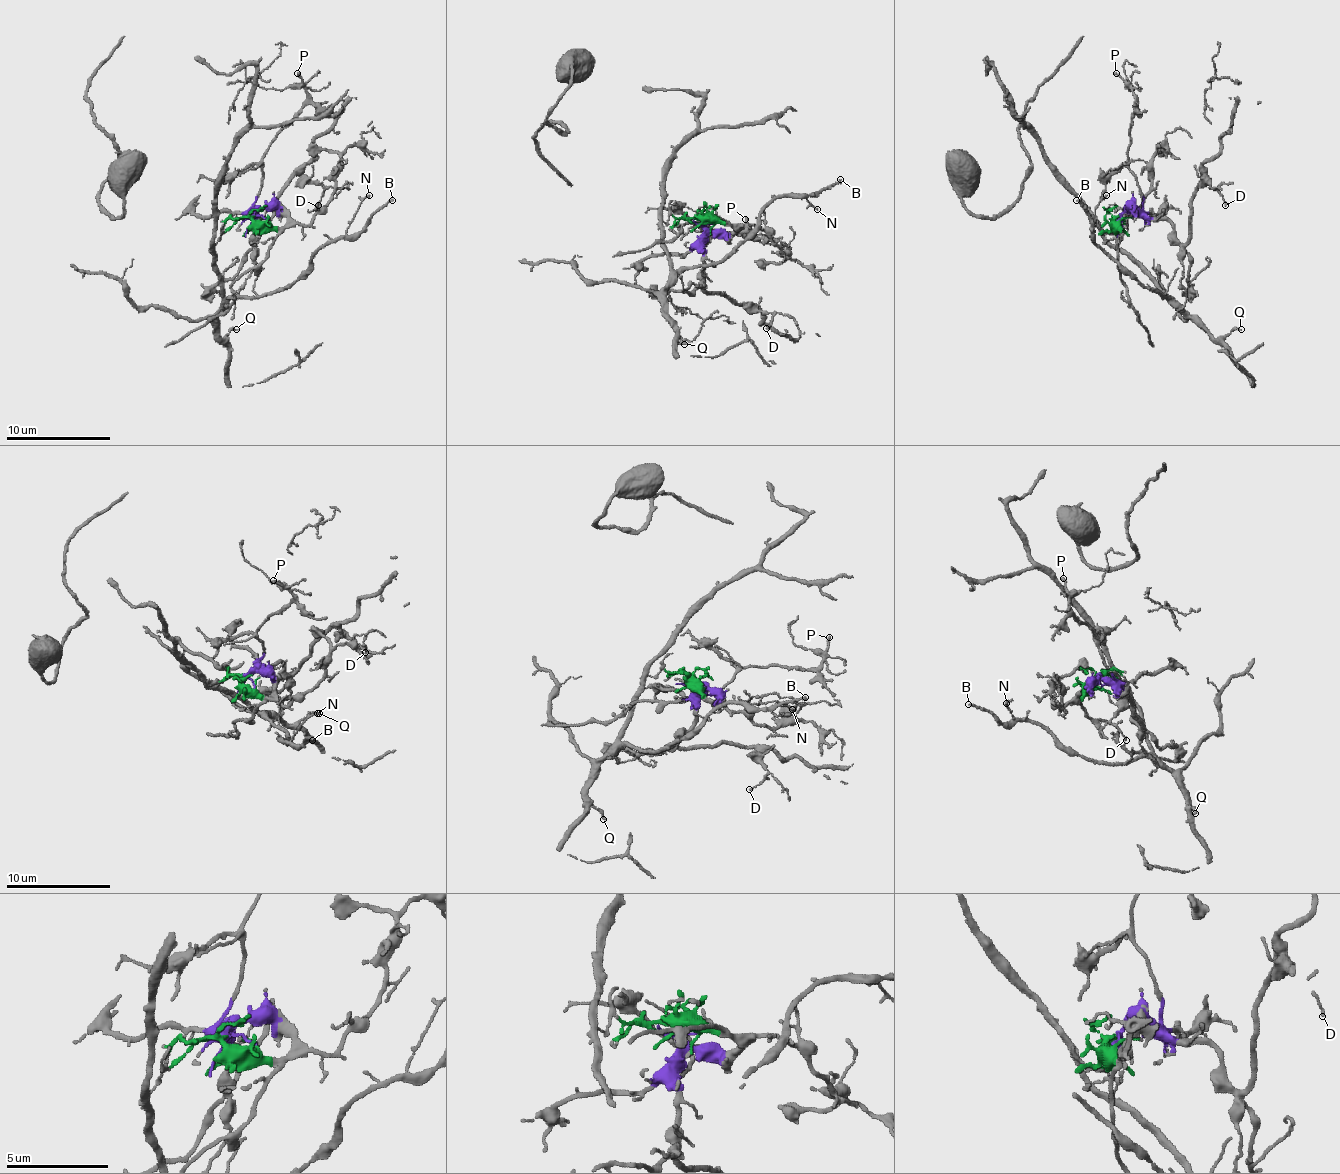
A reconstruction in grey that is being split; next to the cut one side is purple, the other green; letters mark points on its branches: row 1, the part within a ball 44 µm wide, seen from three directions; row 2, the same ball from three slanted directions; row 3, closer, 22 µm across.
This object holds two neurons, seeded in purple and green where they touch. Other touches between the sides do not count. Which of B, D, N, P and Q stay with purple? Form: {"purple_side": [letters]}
{"purple_side": ["D", "P"]}

